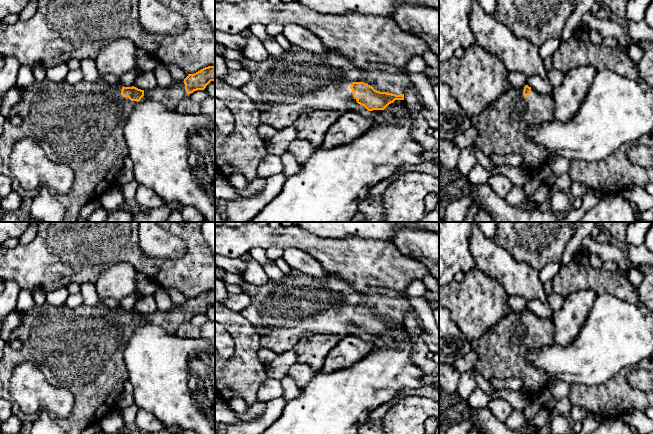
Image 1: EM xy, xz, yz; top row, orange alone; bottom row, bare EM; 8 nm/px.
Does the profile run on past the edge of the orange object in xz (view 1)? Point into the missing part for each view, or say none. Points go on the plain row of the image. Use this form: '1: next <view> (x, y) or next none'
1: next xz (297, 305)

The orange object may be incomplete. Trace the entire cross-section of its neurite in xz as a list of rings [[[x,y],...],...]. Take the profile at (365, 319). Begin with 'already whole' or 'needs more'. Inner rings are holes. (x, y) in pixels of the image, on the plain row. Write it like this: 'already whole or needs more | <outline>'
needs more | [[[292,269],[291,273],[288,275],[284,275],[279,280],[274,280],[269,278],[266,284],[264,285],[253,285],[249,282],[246,282],[244,279],[243,281],[238,284],[236,283],[244,293],[247,293],[251,296],[251,304],[244,308],[240,314],[253,326],[259,326],[264,327],[268,330],[268,333],[266,335],[260,336],[260,347],[267,348],[269,350],[272,350],[277,355],[280,355],[284,352],[287,352],[304,337],[307,337],[309,335],[314,334],[330,334],[330,335],[338,335],[341,338],[351,335],[353,333],[353,330],[358,327],[362,330],[364,330],[368,335],[373,334],[384,334],[389,328],[393,327],[395,324],[404,324],[404,316],[408,312],[408,310],[411,308],[411,304],[409,300],[405,297],[402,297],[399,293],[396,293],[392,290],[387,289],[381,289],[381,288],[367,288],[364,292],[360,292],[356,289],[354,289],[348,282],[346,282],[344,279],[340,278],[337,275],[328,274],[321,278],[315,278],[312,276],[308,276],[305,274],[302,274],[301,272]]]

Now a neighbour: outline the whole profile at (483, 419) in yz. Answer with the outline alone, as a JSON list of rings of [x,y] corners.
[[[458,403],[456,407],[459,409],[460,416],[468,416],[473,419],[474,427],[477,427],[483,434],[537,434],[530,431],[514,431],[510,429],[504,422],[498,420],[488,407],[473,409],[467,407],[464,412]]]

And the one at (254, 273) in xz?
[[[250,253],[241,256],[242,260],[246,263],[246,270],[242,277],[246,282],[253,285],[264,285],[269,280],[266,275],[263,266],[259,264]]]

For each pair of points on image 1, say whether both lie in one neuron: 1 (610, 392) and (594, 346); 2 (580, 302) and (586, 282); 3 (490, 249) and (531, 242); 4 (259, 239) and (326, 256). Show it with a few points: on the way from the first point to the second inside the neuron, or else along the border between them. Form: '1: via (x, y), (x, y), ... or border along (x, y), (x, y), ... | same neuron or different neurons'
1: border along (627, 368), (621, 368), (603, 383), (584, 386) | different neurons
2: border along (597, 294), (591, 290), (577, 290), (564, 296) | different neurons
3: border along (491, 239), (503, 247), (517, 261), (521, 261) | different neurons
4: via (276, 238), (300, 238), (309, 243) | same neuron

